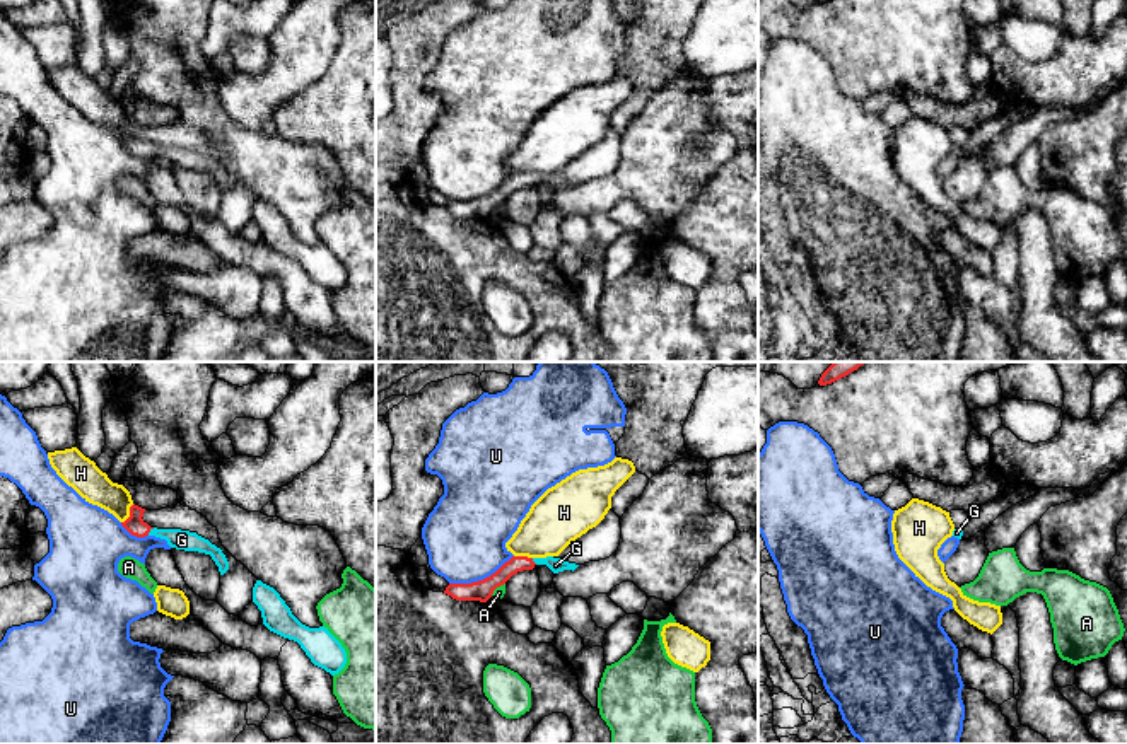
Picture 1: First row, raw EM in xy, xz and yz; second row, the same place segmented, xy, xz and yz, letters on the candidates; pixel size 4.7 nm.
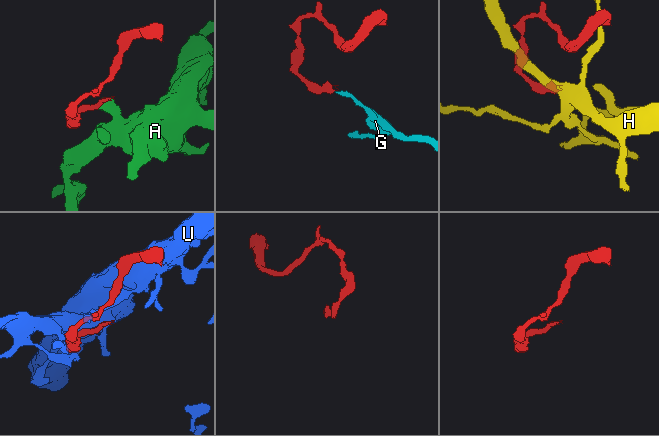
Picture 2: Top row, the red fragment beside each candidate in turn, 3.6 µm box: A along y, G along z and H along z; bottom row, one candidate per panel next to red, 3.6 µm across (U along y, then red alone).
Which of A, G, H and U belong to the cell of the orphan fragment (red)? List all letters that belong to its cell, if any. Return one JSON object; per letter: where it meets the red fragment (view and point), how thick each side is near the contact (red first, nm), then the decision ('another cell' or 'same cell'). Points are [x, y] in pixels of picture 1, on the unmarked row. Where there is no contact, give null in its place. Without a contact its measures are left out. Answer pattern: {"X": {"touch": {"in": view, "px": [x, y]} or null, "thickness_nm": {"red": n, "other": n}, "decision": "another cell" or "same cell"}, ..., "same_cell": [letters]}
{"A": {"touch": {"in": "xz", "px": [497, 203]}, "thickness_nm": {"red": 100, "other": 50}, "decision": "another cell"}, "G": {"touch": {"in": "xy", "px": [149, 149]}, "thickness_nm": {"red": 90, "other": 100}, "decision": "same cell"}, "H": {"touch": {"in": "xy", "px": [130, 132]}, "thickness_nm": {"red": 90, "other": 160}, "decision": "another cell"}, "U": {"touch": {"in": "xz", "px": [480, 198]}, "thickness_nm": {"red": 100, "other": 380}, "decision": "another cell"}, "same_cell": ["G"]}

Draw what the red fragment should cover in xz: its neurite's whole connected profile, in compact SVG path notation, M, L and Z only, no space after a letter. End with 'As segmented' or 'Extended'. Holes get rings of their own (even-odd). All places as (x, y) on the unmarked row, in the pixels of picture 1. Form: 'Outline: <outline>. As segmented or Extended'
Outline: M512 174L505 179L495 191L490 195L471 200L471 201L449 201L444 212L451 213L456 218L480 218L487 220L493 208L504 203L512 193L523 188L533 188L536 183L546 183L553 191L564 188L575 188L579 183L564 179L562 176L528 176L528 174Z. Extended

